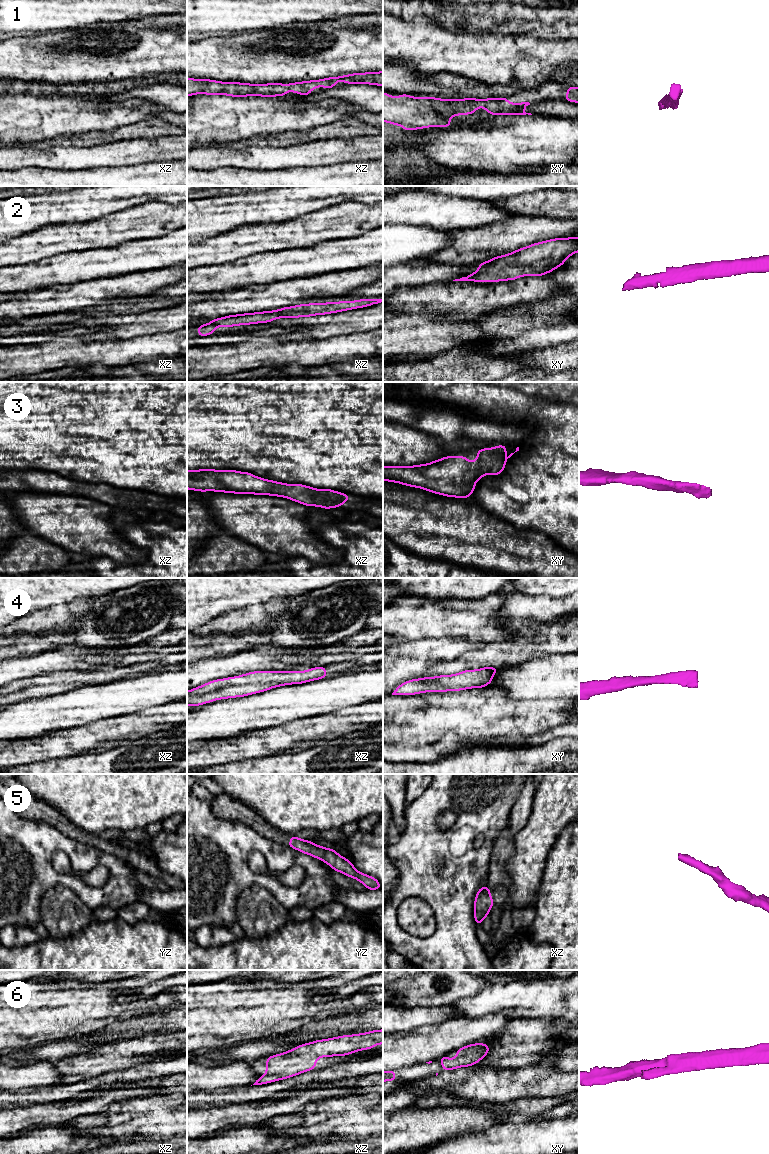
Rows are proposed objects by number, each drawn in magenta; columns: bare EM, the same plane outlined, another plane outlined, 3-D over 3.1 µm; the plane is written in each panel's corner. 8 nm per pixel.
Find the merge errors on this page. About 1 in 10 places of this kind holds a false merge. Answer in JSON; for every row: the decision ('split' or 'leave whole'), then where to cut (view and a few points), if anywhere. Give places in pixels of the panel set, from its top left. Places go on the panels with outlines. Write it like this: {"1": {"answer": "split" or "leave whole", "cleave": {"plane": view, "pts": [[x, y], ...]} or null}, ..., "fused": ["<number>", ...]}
{"1": {"answer": "leave whole", "cleave": null}, "2": {"answer": "leave whole", "cleave": null}, "3": {"answer": "leave whole", "cleave": null}, "4": {"answer": "leave whole", "cleave": null}, "5": {"answer": "leave whole", "cleave": null}, "6": {"answer": "leave whole", "cleave": null}, "fused": []}

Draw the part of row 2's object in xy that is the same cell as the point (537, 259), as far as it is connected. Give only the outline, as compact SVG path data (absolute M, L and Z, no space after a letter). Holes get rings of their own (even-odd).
M577 237L534 243L485 263L481 262L476 272L453 281L499 282L515 280L521 276L543 276L562 266L569 256L578 251Z

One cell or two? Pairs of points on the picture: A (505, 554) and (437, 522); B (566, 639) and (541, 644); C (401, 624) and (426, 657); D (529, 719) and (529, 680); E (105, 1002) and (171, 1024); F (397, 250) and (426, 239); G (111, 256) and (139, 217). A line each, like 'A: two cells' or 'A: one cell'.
A: one cell
B: one cell
C: two cells
D: two cells
E: two cells
F: one cell
G: two cells

